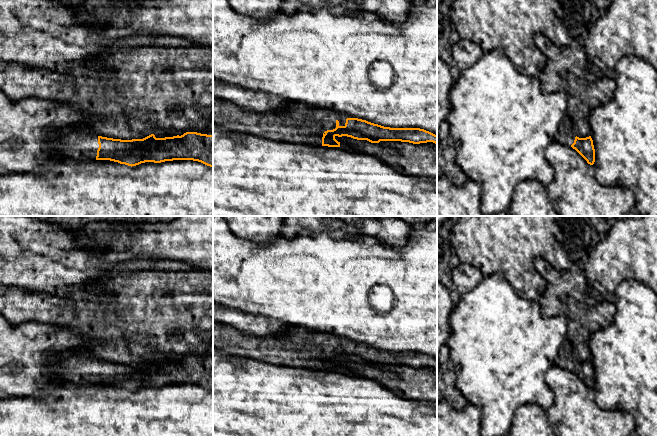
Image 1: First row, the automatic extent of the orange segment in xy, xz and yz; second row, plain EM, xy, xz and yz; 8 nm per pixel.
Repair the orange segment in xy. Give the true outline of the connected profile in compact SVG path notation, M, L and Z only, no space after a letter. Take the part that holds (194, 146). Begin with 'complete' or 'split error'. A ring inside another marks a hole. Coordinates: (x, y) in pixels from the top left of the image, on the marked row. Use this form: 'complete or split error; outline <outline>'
split error; outline M66 129L61 133L53 133L50 136L50 143L55 155L76 161L110 160L132 167L145 162L193 160L213 168L213 135L197 132L186 132L181 136L165 138L156 138L151 134L143 139L121 140Z

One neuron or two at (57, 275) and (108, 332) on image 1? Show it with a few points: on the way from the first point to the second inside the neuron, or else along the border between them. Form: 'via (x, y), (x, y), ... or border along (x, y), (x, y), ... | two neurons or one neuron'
border along (56, 294), (75, 299), (90, 299) | two neurons

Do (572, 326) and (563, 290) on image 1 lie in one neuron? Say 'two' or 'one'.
one

